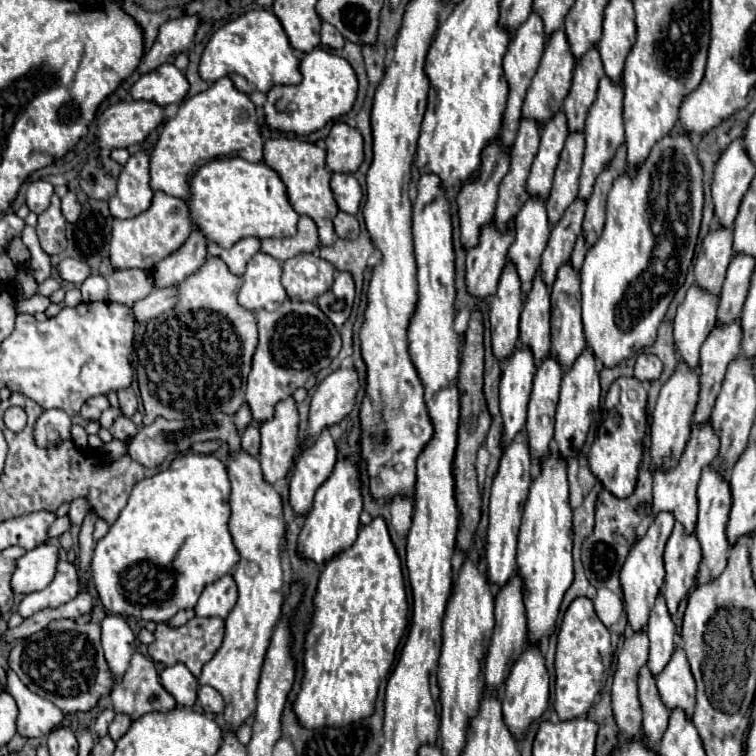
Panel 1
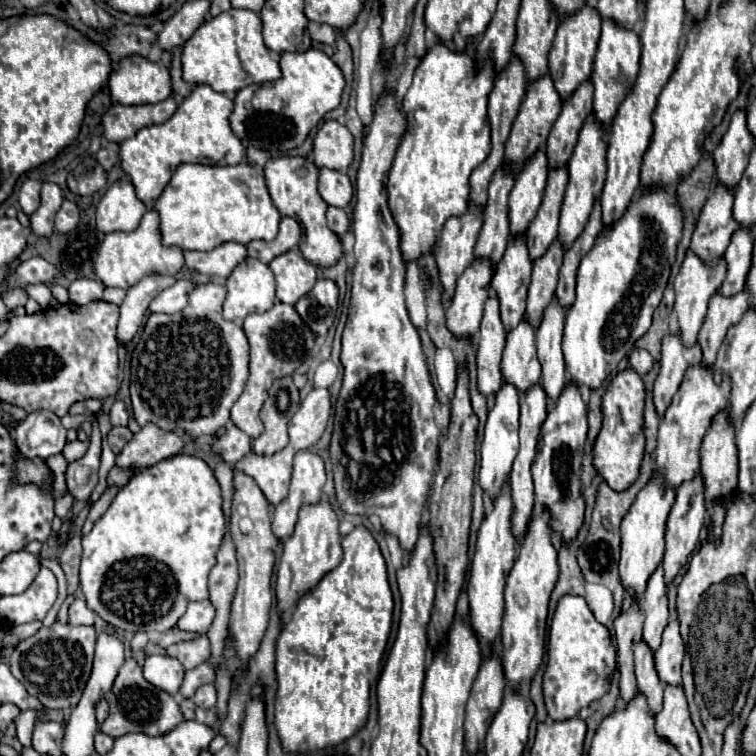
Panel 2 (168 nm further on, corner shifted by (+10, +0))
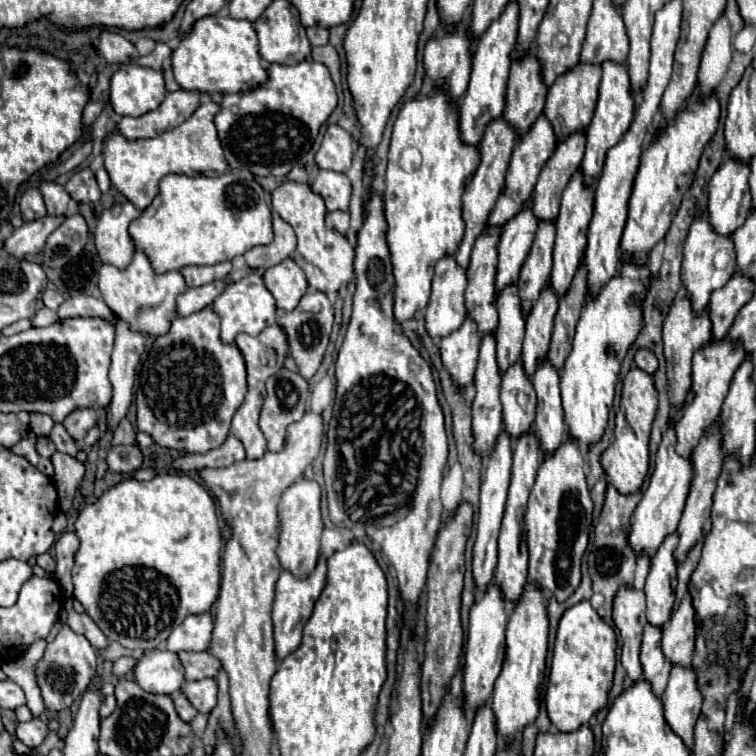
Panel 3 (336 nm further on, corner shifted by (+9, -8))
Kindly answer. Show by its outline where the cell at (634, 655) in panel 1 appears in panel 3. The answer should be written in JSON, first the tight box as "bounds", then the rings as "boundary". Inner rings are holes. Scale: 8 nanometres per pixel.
{"bounds":[614,586,646,682],"boundary":[[[622,586],[614,596],[614,624],[622,636],[622,666],[628,672],[628,682],[636,682],[642,676],[640,642],[642,628],[646,624],[646,596],[642,590]]]}

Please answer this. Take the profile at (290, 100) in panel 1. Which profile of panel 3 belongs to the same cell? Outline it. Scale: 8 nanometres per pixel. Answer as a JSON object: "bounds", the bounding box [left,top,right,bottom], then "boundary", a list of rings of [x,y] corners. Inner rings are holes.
{"bounds":[214,60,338,176],"boundary":[[[304,60],[294,66],[268,66],[268,80],[256,90],[222,94],[220,112],[214,116],[218,138],[232,170],[248,166],[254,176],[286,176],[312,148],[320,126],[334,112],[338,96],[324,64]]]}

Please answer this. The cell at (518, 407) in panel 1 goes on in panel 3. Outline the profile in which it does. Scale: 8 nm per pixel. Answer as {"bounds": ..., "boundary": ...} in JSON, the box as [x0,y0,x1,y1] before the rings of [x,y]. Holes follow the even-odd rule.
{"bounds":[472,432,512,592],"boundary":[[[502,432],[498,436],[492,456],[484,462],[484,482],[480,486],[480,520],[478,520],[478,536],[474,544],[474,556],[472,556],[472,576],[474,576],[476,592],[486,592],[486,588],[494,582],[494,568],[498,564],[498,534],[500,534],[500,522],[504,516],[506,492],[510,484],[510,468],[512,468],[512,442],[510,442],[510,436]]]}

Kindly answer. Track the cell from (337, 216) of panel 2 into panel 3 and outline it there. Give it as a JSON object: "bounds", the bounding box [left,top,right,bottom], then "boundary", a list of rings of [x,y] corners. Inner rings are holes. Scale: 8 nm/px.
{"bounds":[326,210,350,234],"boundary":[[[336,210],[336,212],[328,212],[326,214],[326,226],[332,230],[338,230],[340,234],[346,234],[348,226],[350,226],[350,214]]]}

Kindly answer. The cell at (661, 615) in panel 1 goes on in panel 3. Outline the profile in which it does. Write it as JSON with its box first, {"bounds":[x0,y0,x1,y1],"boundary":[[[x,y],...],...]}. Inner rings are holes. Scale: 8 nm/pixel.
{"bounds":[646,532,678,626],"boundary":[[[672,532],[664,538],[656,554],[652,556],[650,574],[646,578],[646,602],[648,602],[648,622],[654,626],[662,626],[672,612],[674,606],[674,574],[678,562],[674,558],[674,550],[678,546],[678,532]]]}

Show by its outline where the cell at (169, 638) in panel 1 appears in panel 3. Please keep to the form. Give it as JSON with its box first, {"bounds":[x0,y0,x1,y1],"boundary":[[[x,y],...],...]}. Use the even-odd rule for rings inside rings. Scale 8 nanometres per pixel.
{"bounds":[178,652,220,680],"boundary":[[[180,652],[178,656],[184,664],[186,680],[214,678],[220,670],[218,658],[214,658],[210,652]]]}

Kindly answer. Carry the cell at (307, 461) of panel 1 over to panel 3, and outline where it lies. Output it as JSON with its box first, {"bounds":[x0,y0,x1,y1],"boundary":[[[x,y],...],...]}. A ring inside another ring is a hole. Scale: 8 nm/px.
{"bounds":[276,478,324,578],"boundary":[[[300,478],[296,484],[292,484],[280,498],[278,516],[280,516],[280,530],[278,530],[276,556],[284,570],[292,572],[296,578],[306,578],[316,568],[316,562],[320,556],[320,534],[324,530],[324,524],[320,518],[318,482]]]}

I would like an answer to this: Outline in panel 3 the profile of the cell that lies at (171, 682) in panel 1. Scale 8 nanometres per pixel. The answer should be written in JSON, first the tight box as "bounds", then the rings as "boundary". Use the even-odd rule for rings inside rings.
{"bounds":[132,648,184,694],"boundary":[[[164,648],[144,652],[132,672],[138,686],[152,694],[174,694],[184,684],[178,654]]]}

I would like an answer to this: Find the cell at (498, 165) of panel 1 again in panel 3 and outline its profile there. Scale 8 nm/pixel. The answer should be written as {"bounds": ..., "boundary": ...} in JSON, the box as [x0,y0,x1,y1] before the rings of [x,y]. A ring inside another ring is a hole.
{"bounds":[424,256,466,340],"boundary":[[[446,256],[436,264],[432,292],[424,312],[424,324],[430,338],[440,340],[462,326],[466,318],[466,284],[466,270],[460,268],[452,256]]]}

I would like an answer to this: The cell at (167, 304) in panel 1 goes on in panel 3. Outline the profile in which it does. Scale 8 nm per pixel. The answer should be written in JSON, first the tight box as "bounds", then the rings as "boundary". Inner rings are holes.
{"bounds":[178,278,230,316],"boundary":[[[222,278],[222,280],[214,280],[206,286],[198,286],[198,288],[188,288],[184,294],[178,296],[178,314],[180,316],[190,316],[192,312],[198,312],[206,306],[210,306],[214,302],[214,298],[218,294],[222,294],[222,290],[230,284],[230,278]]]}

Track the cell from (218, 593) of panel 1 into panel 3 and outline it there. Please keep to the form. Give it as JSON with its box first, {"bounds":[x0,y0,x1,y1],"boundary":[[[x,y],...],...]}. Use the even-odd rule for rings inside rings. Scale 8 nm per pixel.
{"bounds":[166,612,214,652],"boundary":[[[208,612],[198,614],[198,616],[188,616],[180,626],[174,628],[174,632],[170,634],[170,638],[166,642],[166,648],[172,652],[208,650],[210,638],[212,638],[212,628],[214,628],[214,624],[212,624],[212,618]]]}

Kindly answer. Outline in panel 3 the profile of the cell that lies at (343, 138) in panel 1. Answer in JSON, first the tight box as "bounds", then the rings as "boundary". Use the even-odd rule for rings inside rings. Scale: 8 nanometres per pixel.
{"bounds":[316,124,356,172],"boundary":[[[332,124],[326,128],[322,146],[316,154],[316,164],[326,170],[346,172],[352,164],[354,146],[356,146],[354,138],[346,130],[342,130],[338,124]]]}

